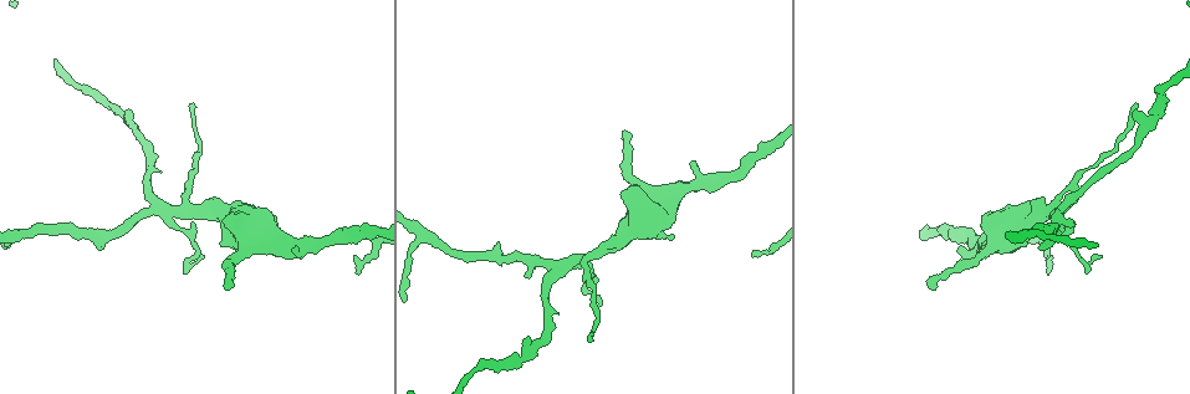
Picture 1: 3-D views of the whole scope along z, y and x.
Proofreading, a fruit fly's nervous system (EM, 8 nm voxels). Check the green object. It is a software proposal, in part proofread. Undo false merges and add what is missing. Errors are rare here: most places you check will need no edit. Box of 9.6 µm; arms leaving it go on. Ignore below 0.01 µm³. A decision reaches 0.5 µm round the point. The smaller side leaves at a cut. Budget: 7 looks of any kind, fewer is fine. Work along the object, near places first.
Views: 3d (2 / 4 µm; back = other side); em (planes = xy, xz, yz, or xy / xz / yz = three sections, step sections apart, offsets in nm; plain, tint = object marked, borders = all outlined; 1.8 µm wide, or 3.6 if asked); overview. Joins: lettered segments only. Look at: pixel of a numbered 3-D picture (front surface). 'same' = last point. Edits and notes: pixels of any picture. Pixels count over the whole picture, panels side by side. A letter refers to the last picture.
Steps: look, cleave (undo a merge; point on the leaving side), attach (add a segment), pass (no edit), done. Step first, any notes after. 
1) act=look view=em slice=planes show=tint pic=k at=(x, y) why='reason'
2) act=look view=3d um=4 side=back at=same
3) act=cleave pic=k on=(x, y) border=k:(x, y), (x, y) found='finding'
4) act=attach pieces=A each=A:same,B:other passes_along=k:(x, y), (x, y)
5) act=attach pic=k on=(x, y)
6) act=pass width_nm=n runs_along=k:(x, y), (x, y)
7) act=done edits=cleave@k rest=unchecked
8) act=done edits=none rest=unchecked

act=look view=3d um=2 side=back pic=1 at=(600, 303)

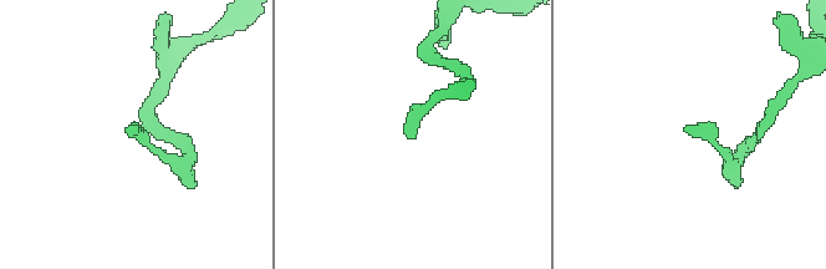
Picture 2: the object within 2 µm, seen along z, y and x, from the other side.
act=look view=em slice=planes show=borders pic=2 at=(135, 121) why='need the tissue'

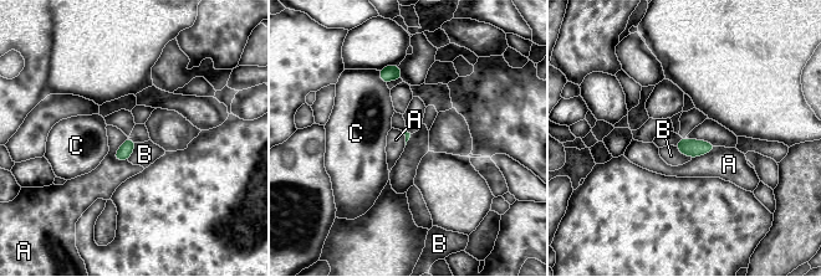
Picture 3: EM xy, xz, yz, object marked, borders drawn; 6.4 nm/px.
act=pass each=A:other,B:other,C:other border=3:(127, 137), (115, 154), (118, 162) found='none of them fits'

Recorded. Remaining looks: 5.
act=look view=3d um=2 pic=1 at=(1134, 111)

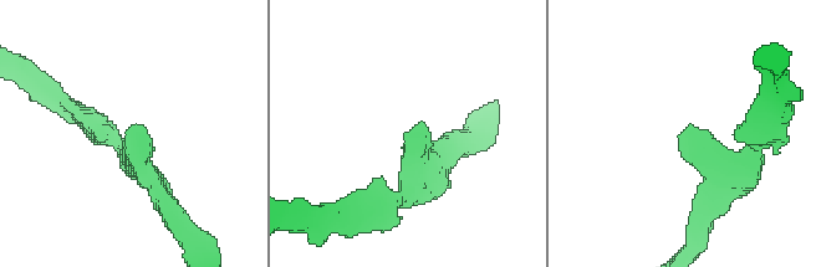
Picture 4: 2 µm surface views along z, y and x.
act=look view=em um=3.6 slice=xz step=8 show=borders pic=4 at=(125, 133) arm_widths_nm=170,180 why='now the EM'

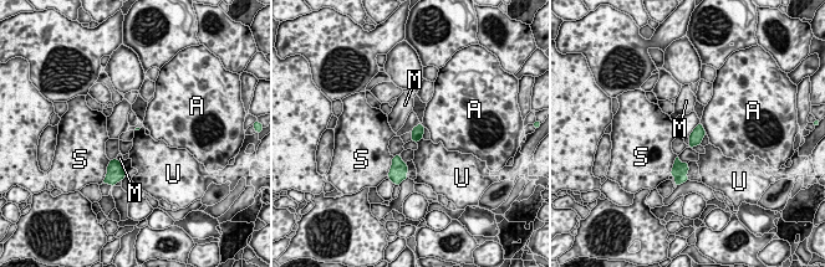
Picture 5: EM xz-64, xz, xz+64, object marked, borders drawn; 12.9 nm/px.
act=pass longest_contact=S:200nm each=A:other,M:other,S:other,U:other border=5:(422, 138), (417, 143) found='none of them fits'

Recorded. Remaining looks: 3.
act=look view=em slice=planes show=borders pic=1 at=(225, 284) why='free end'

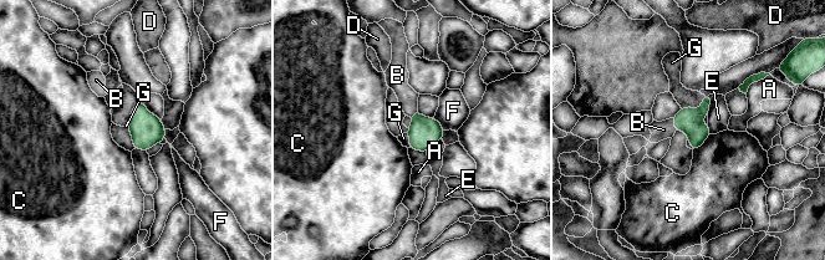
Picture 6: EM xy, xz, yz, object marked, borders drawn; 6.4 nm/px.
act=attach pieces=B width_nm=160 each=A:other,B:same,C:other,D:other,E:other,F:other,G:other passes_along=6:(689, 120), (675, 126), (663, 130) found='it goes on there'

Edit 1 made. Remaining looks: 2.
act=done edits=attach@6 rest=unchecked

